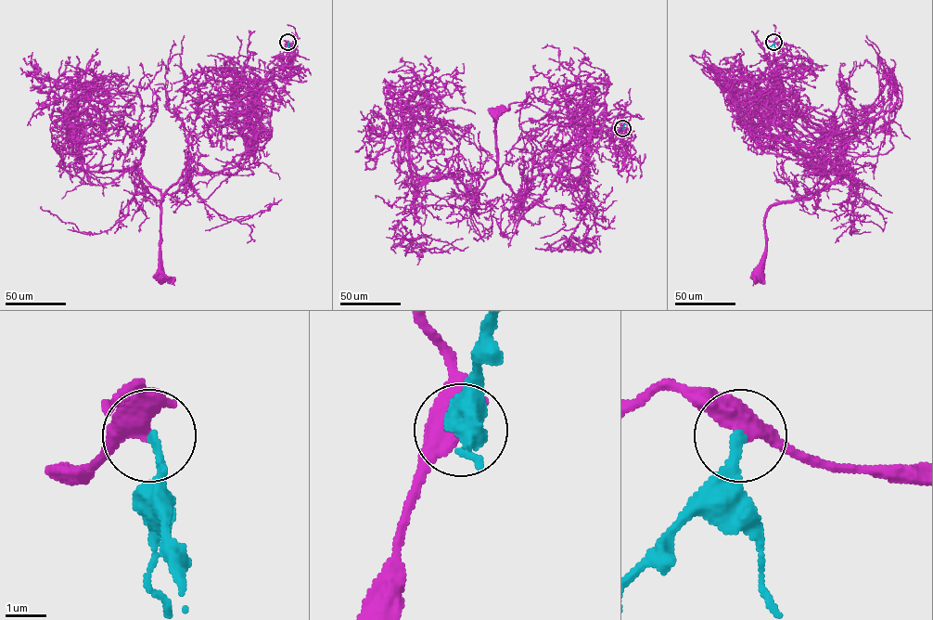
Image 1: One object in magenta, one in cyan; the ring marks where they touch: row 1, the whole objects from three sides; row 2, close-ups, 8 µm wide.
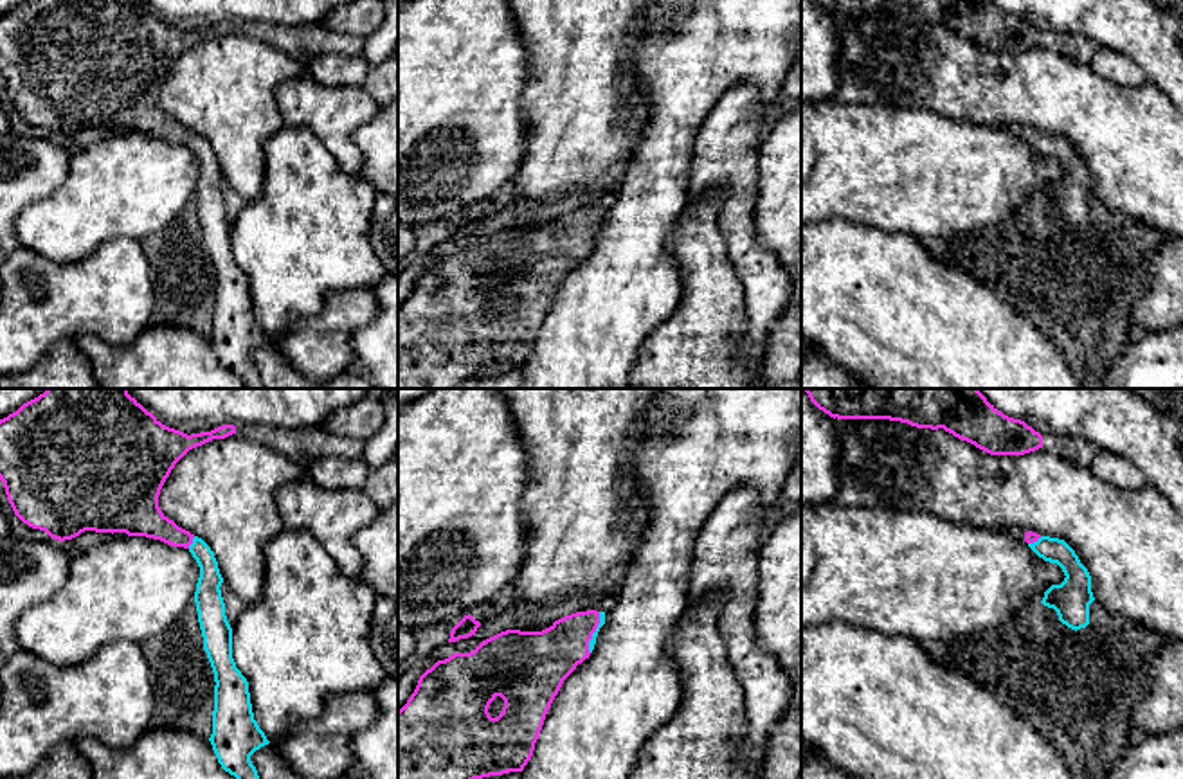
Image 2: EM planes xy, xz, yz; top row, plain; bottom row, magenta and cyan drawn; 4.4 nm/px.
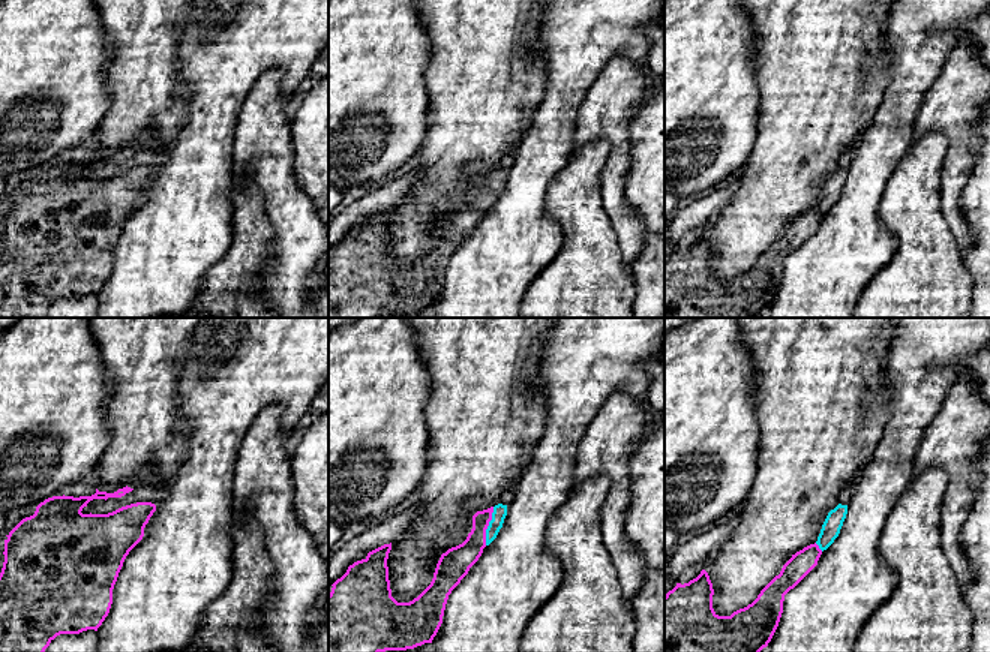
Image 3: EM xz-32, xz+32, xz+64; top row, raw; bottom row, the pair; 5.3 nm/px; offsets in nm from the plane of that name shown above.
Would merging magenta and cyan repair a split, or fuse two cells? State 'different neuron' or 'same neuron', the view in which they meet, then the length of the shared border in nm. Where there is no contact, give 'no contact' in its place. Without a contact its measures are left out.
same neuron | xz | 190 nm

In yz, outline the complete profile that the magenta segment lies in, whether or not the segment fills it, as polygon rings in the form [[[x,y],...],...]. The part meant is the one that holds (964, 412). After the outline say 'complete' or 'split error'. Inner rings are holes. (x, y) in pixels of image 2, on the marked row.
[[[803,389],[810,401],[837,419],[890,419],[917,428],[944,428],[990,455],[1025,455],[1043,448],[1043,435],[999,412],[978,389]]] | complete

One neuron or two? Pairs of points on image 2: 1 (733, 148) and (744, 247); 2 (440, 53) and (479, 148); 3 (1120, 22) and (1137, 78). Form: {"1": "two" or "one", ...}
{"1": "one", "2": "one", "3": "two"}

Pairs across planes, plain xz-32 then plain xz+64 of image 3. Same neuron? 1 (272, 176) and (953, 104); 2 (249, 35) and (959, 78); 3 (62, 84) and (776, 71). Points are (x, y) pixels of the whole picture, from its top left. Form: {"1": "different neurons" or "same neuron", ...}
{"1": "same neuron", "2": "different neurons", "3": "different neurons"}

